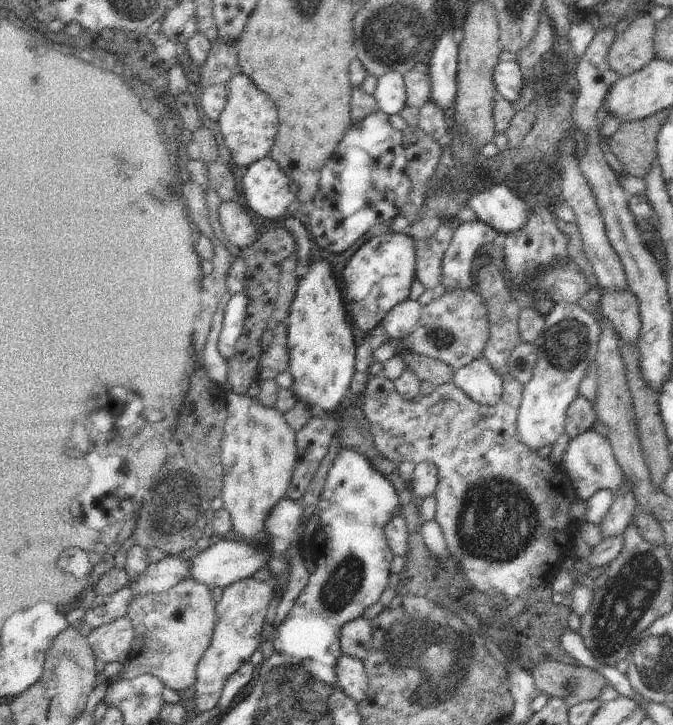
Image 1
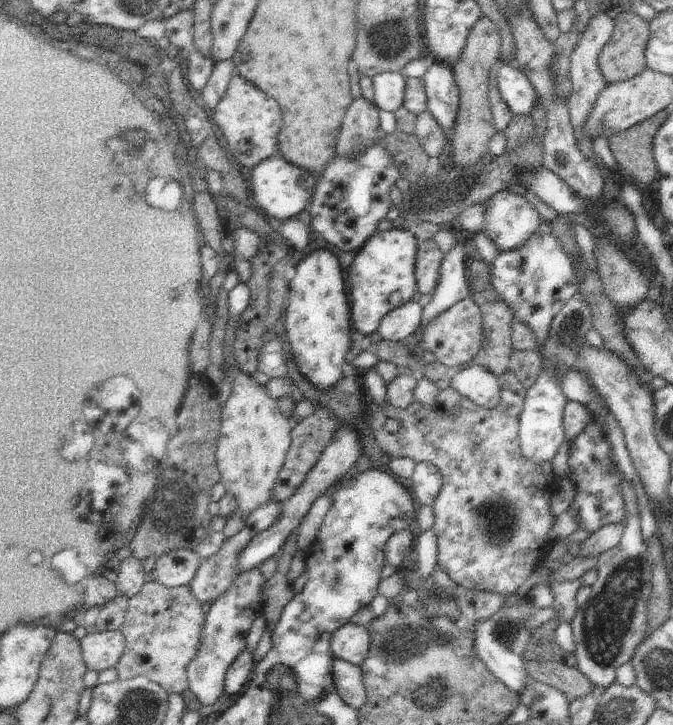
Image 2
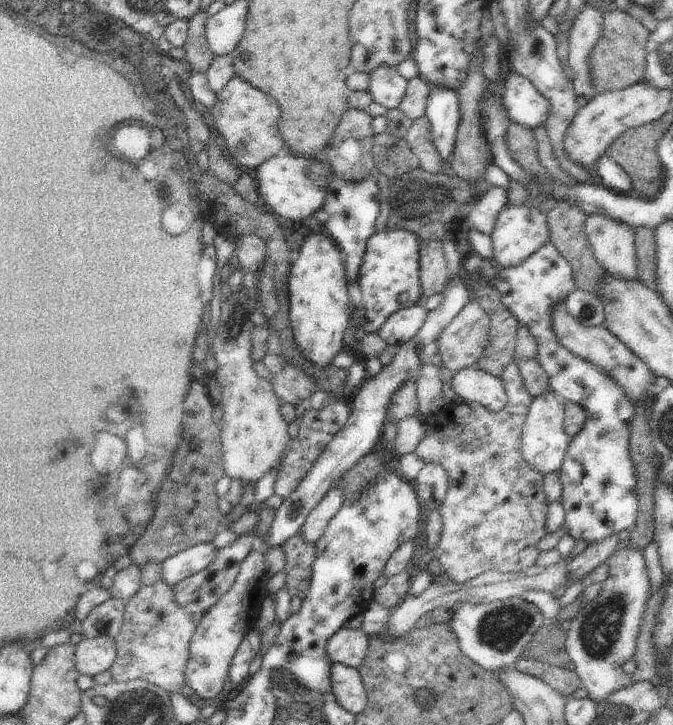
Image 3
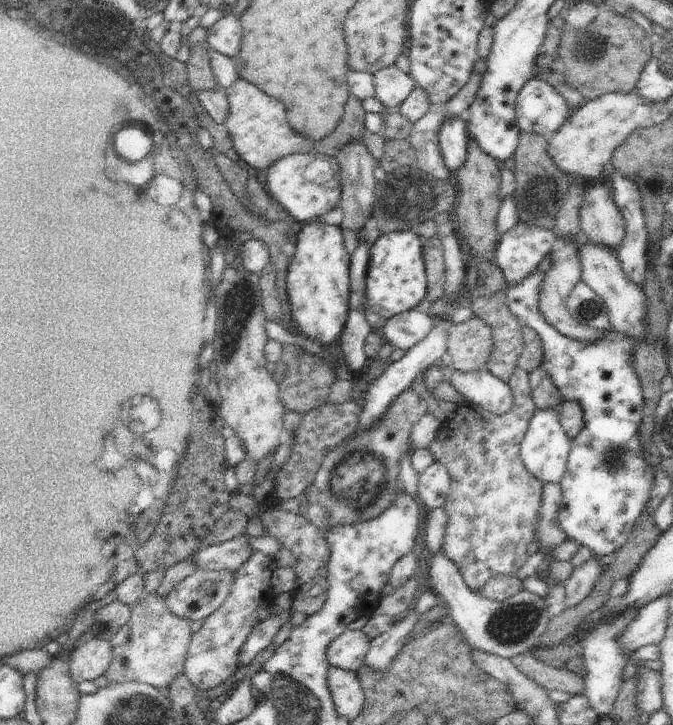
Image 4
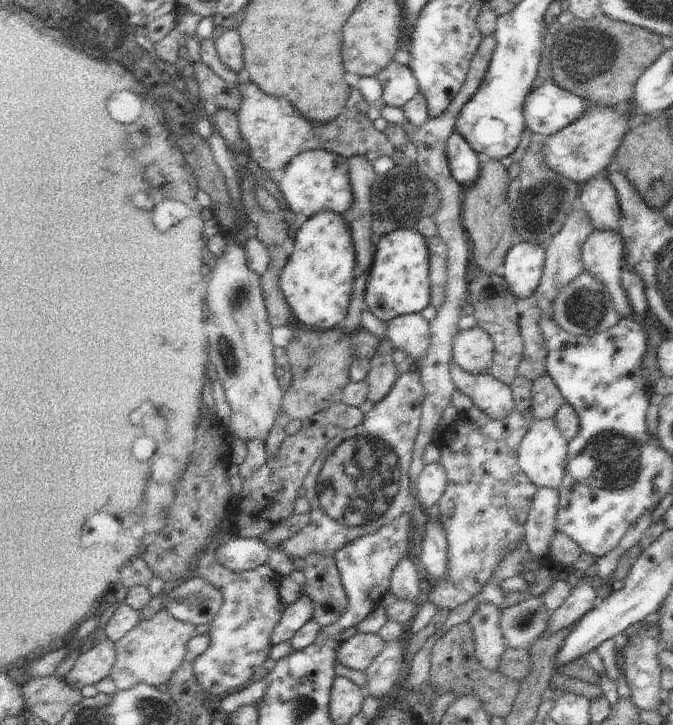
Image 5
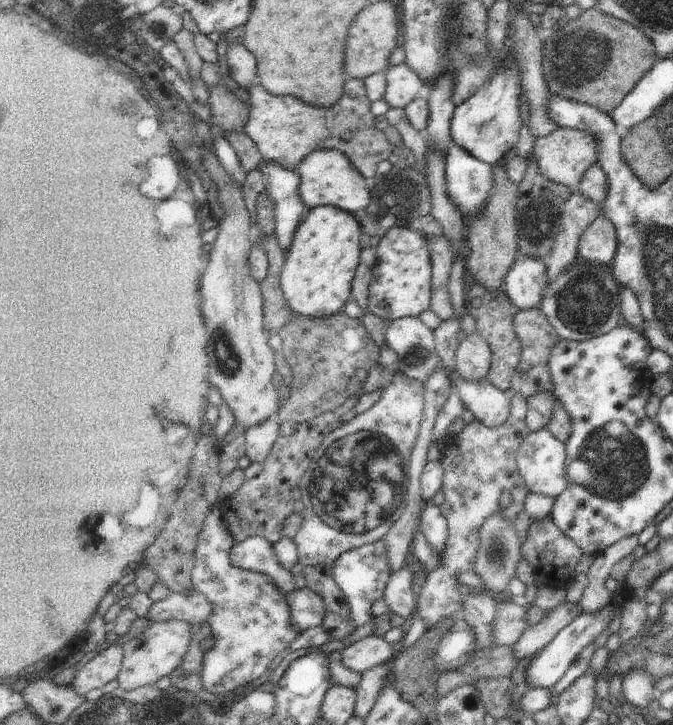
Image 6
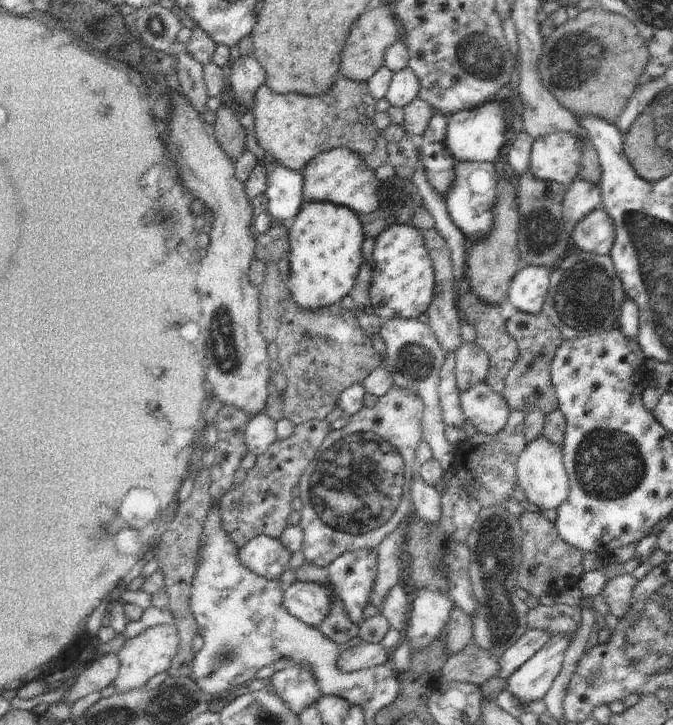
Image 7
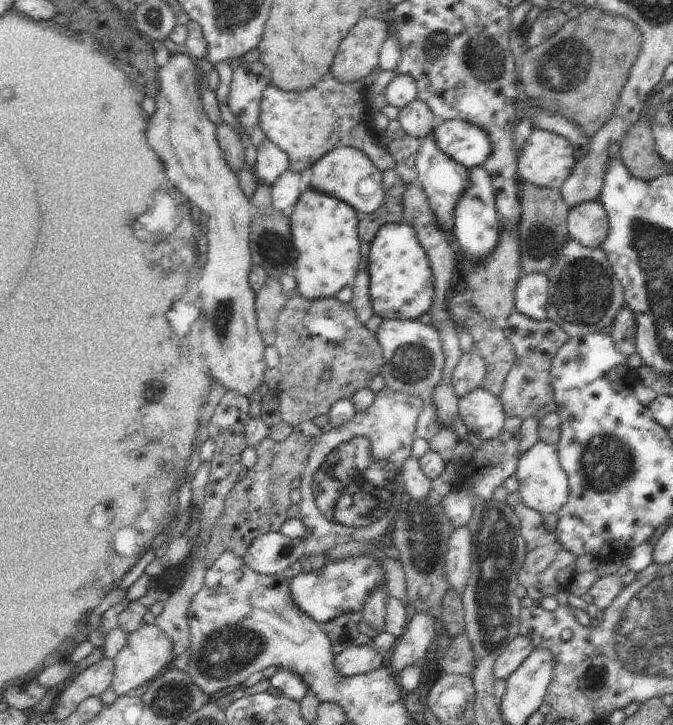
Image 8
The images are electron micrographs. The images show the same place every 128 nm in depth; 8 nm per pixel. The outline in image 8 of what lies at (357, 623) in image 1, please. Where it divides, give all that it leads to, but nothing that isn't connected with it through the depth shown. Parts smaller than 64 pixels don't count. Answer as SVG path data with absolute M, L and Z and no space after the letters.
M352 645L335 655L334 668L345 677L361 675L380 668L387 657L386 653L378 652L373 646Z

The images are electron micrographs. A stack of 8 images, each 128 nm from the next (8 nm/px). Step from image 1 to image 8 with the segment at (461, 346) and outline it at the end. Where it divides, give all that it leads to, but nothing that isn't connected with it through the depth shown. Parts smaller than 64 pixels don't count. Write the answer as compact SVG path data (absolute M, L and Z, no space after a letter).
M477 350L463 353L452 375L453 392L460 399L482 384L486 376L486 359Z

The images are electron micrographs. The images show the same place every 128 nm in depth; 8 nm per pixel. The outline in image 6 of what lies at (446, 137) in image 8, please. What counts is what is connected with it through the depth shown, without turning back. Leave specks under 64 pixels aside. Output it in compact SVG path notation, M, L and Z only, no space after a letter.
M515 60L500 64L494 76L464 104L455 107L450 123L450 134L454 144L468 151L470 156L488 164L496 165L518 142L522 119L520 118L520 66Z

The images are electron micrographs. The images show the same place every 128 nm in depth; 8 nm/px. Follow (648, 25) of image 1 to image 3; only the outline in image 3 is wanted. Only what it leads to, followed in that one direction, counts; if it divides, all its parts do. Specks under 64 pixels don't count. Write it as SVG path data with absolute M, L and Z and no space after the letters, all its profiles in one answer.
M614 7L603 10L602 36L590 52L590 76L594 94L609 90L622 90L640 82L647 66L649 31L642 23Z

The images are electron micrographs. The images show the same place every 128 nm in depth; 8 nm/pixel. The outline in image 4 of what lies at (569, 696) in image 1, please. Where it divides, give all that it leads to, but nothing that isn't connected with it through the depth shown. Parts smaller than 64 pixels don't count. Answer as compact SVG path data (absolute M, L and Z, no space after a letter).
M532 652L520 653L509 659L524 676L534 680L542 688L549 691L562 690L571 695L584 695L584 677L568 669L559 669L545 664Z

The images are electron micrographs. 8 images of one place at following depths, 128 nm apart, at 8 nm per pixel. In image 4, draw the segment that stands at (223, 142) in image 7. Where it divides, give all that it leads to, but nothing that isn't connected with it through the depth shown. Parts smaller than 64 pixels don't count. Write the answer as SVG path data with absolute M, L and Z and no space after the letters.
M196 46L190 49L190 57L184 64L187 70L187 79L195 92L218 92L220 86L214 80L213 70L208 58L208 49Z

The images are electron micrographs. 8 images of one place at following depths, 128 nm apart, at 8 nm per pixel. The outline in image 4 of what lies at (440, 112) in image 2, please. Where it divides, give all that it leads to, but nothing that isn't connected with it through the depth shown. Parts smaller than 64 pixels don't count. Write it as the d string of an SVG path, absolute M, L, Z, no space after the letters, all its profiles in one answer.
M458 115L444 122L438 136L442 158L448 170L457 175L468 156L469 136L466 132L465 116Z

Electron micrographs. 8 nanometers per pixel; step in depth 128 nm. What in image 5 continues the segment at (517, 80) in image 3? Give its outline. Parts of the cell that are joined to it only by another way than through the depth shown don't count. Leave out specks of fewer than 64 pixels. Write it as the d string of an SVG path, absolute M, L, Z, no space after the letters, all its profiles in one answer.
M549 80L526 95L523 108L525 128L534 134L554 134L582 118L590 105L584 98Z

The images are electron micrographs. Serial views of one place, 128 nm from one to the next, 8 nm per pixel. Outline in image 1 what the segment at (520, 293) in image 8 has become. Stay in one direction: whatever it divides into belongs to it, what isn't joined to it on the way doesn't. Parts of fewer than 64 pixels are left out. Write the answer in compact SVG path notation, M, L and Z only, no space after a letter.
M494 184L468 198L468 206L486 226L508 236L528 224L530 206L504 184Z

